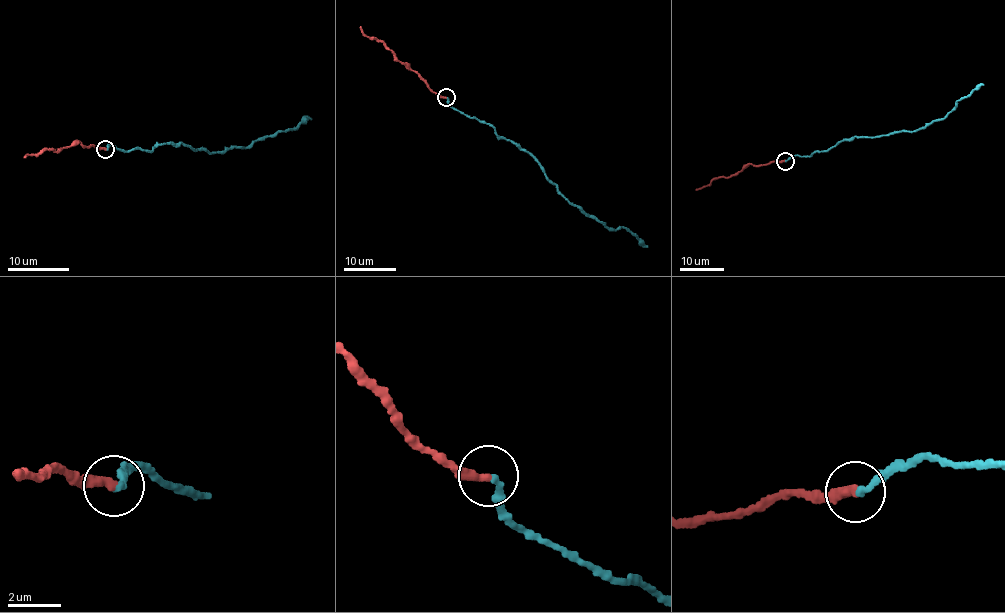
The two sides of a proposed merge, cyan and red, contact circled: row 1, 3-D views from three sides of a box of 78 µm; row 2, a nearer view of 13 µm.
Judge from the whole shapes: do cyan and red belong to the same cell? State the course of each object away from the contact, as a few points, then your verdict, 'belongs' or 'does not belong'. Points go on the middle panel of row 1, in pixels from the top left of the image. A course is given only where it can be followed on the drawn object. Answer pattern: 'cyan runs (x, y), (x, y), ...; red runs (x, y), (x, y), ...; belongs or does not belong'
cyan runs (446, 97), (450, 106), (493, 126), (497, 135), (528, 152), (572, 205), (606, 227), (628, 228), (648, 247); red runs (446, 97), (430, 91), (416, 72), (408, 69), (381, 41), (364, 36), (361, 26); belongs

